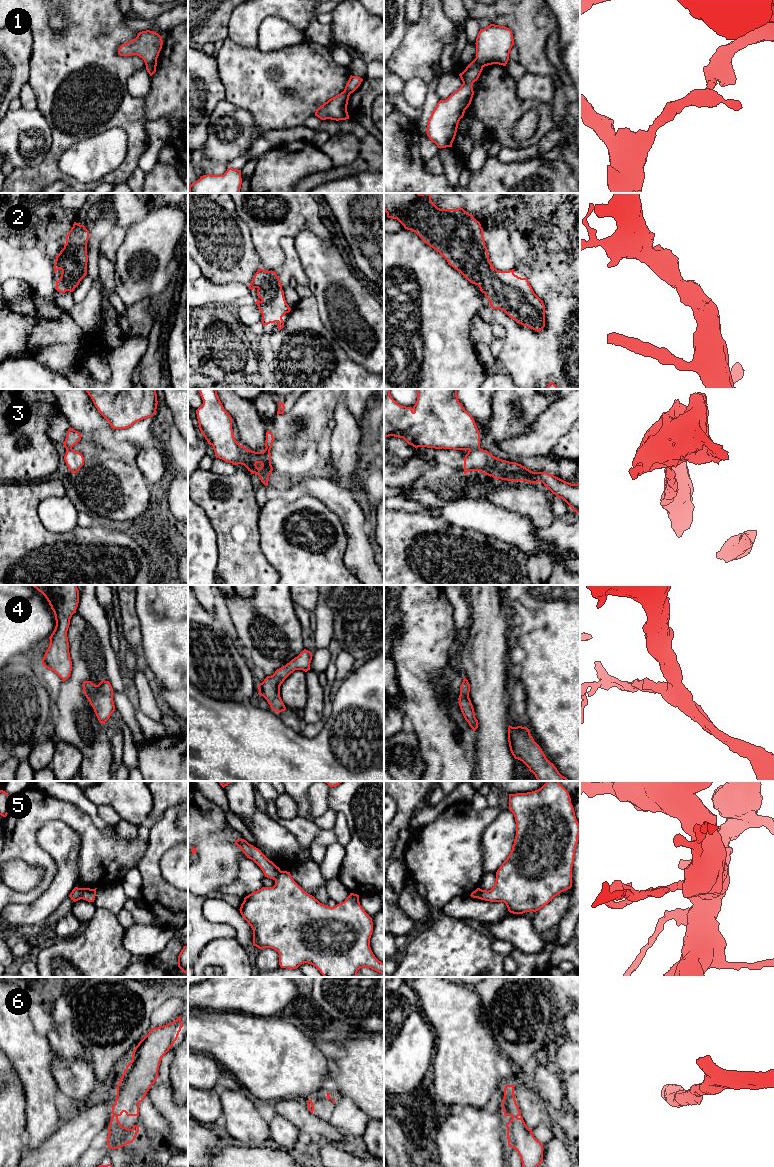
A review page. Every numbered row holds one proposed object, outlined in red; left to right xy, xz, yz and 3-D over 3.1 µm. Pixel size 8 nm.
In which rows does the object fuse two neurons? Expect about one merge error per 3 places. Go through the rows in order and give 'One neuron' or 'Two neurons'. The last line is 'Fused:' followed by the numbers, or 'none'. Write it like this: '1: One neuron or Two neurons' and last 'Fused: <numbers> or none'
1: Two neurons
2: One neuron
3: Two neurons
4: One neuron
5: Two neurons
6: One neuron
Fused: 1, 3, 5

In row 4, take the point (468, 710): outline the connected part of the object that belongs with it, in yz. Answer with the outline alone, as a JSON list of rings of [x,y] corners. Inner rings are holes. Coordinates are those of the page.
[[[464,678],[461,687],[460,687],[460,695],[459,695],[459,706],[461,712],[468,722],[469,726],[475,731],[478,728],[478,720],[475,717],[475,712],[471,700],[469,698],[470,692],[470,684],[466,678]]]

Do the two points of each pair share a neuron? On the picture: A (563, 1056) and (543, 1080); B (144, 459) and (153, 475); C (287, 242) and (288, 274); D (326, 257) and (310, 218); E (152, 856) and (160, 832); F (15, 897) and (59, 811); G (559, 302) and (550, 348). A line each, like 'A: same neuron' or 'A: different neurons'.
A: different neurons
B: same neuron
C: same neuron
D: different neurons
E: same neuron
F: same neuron
G: same neuron

